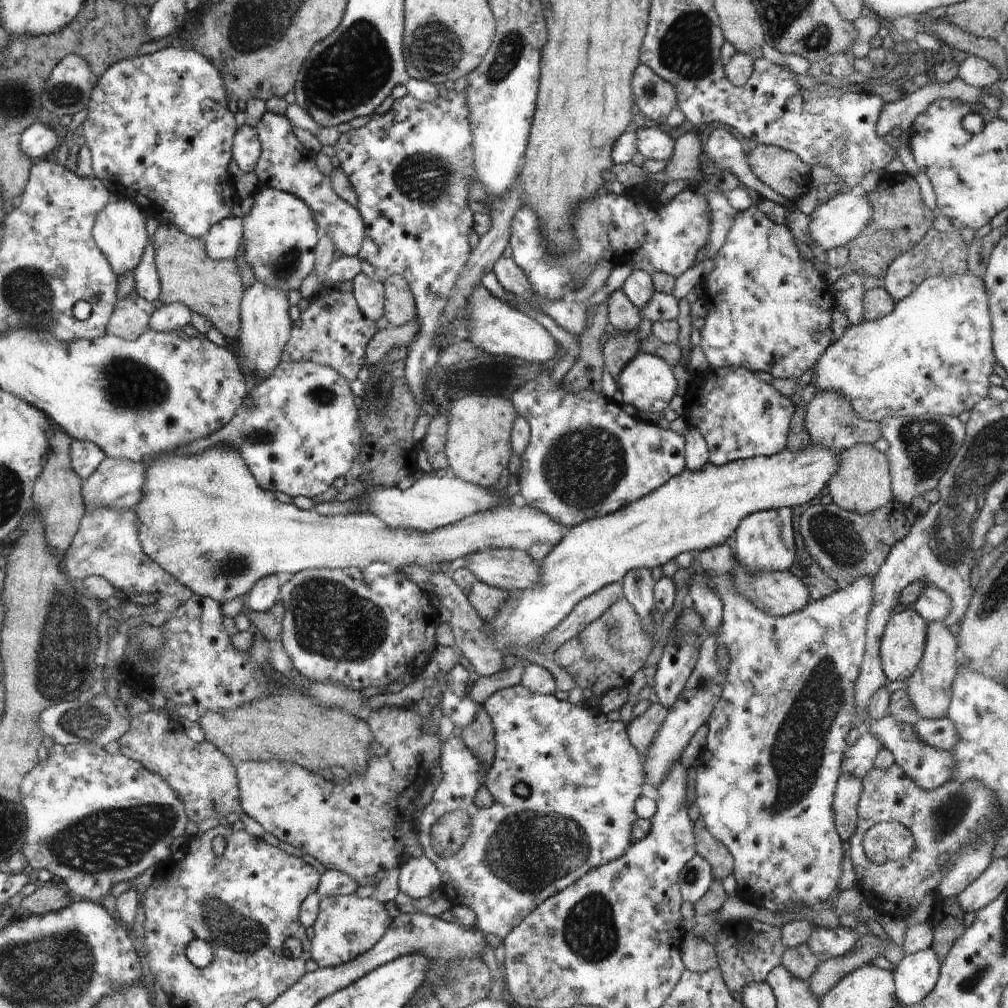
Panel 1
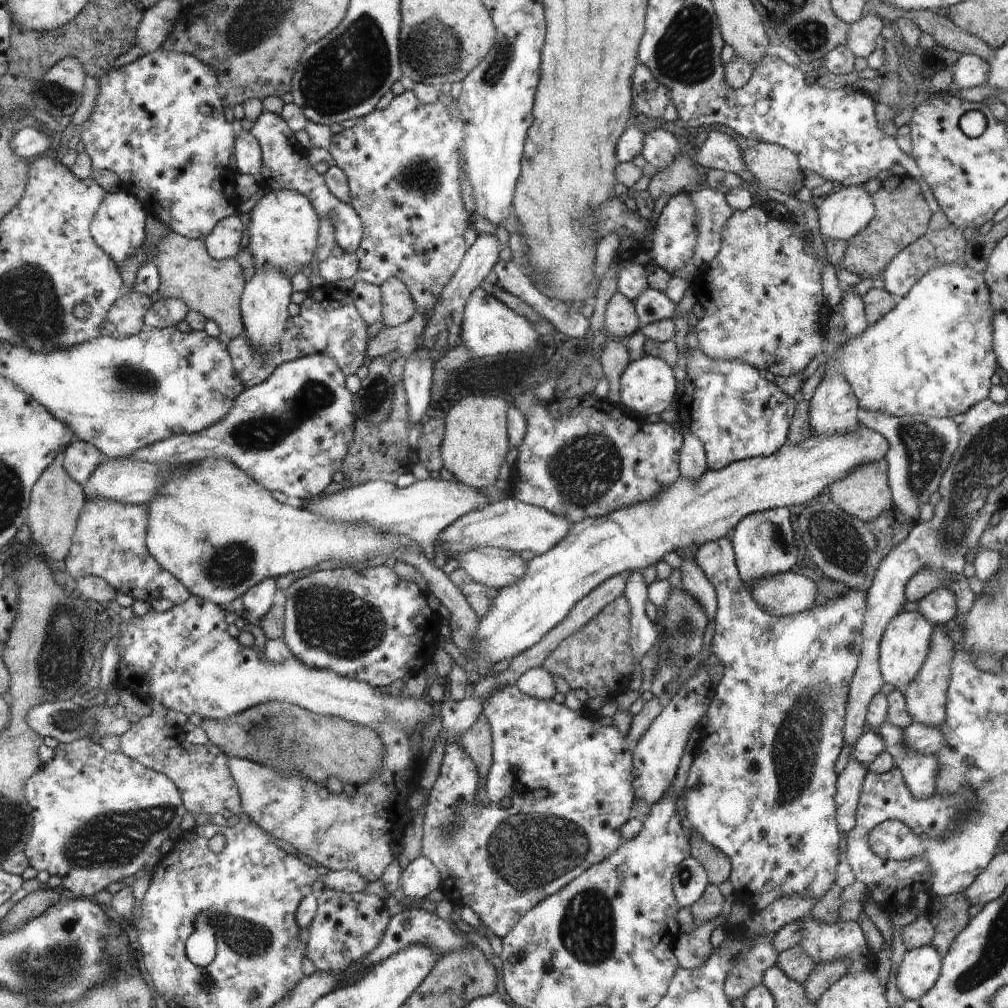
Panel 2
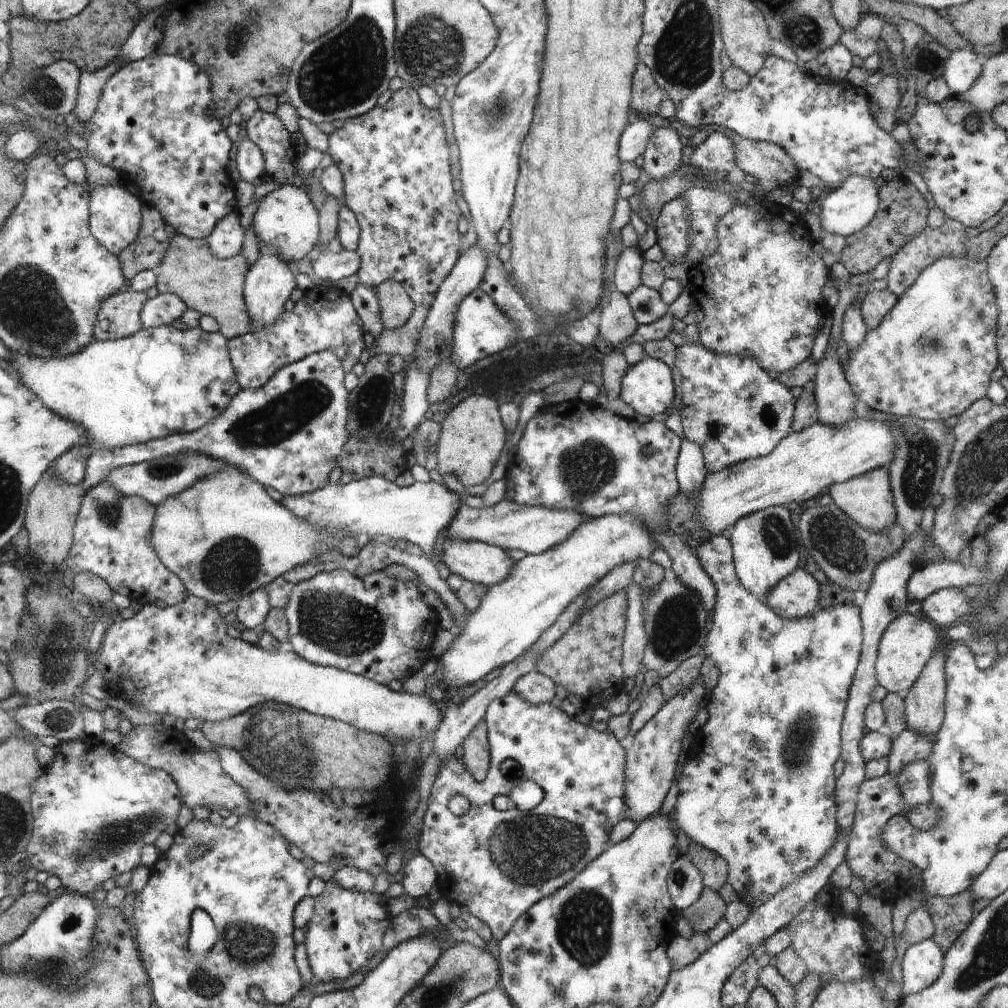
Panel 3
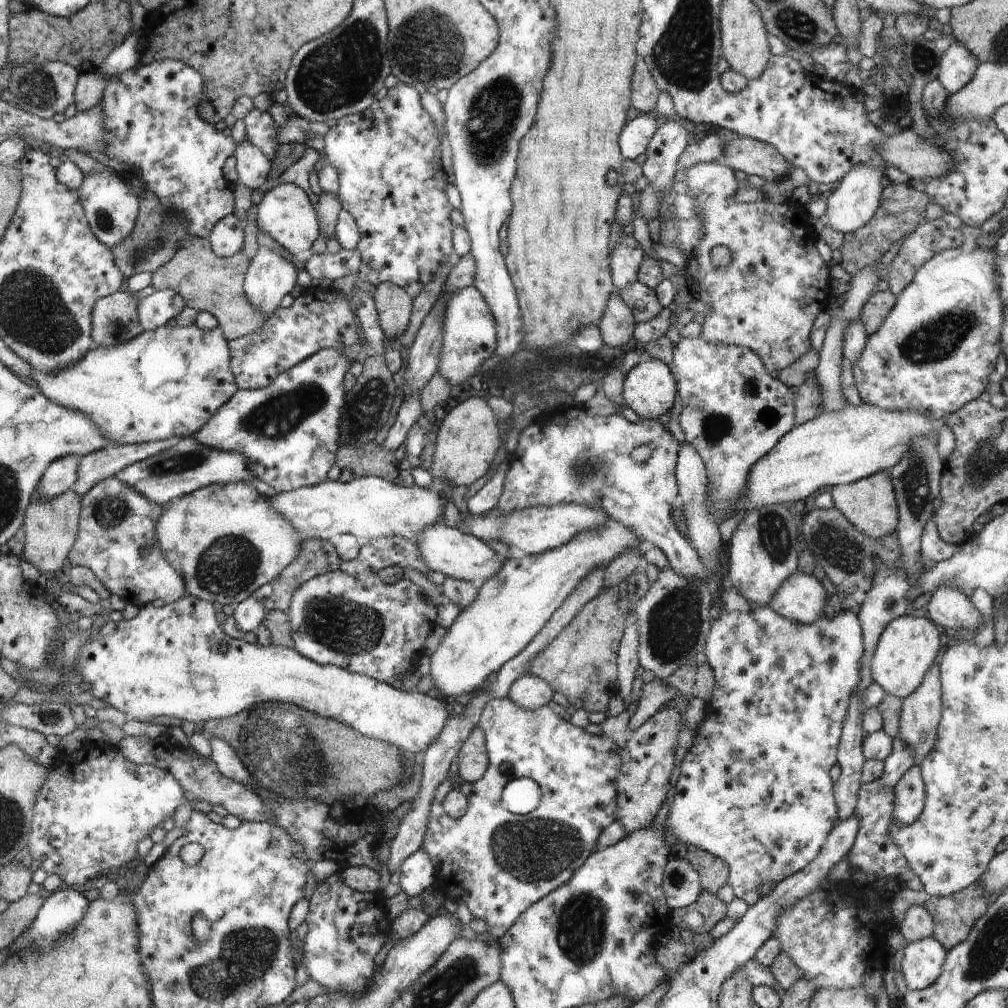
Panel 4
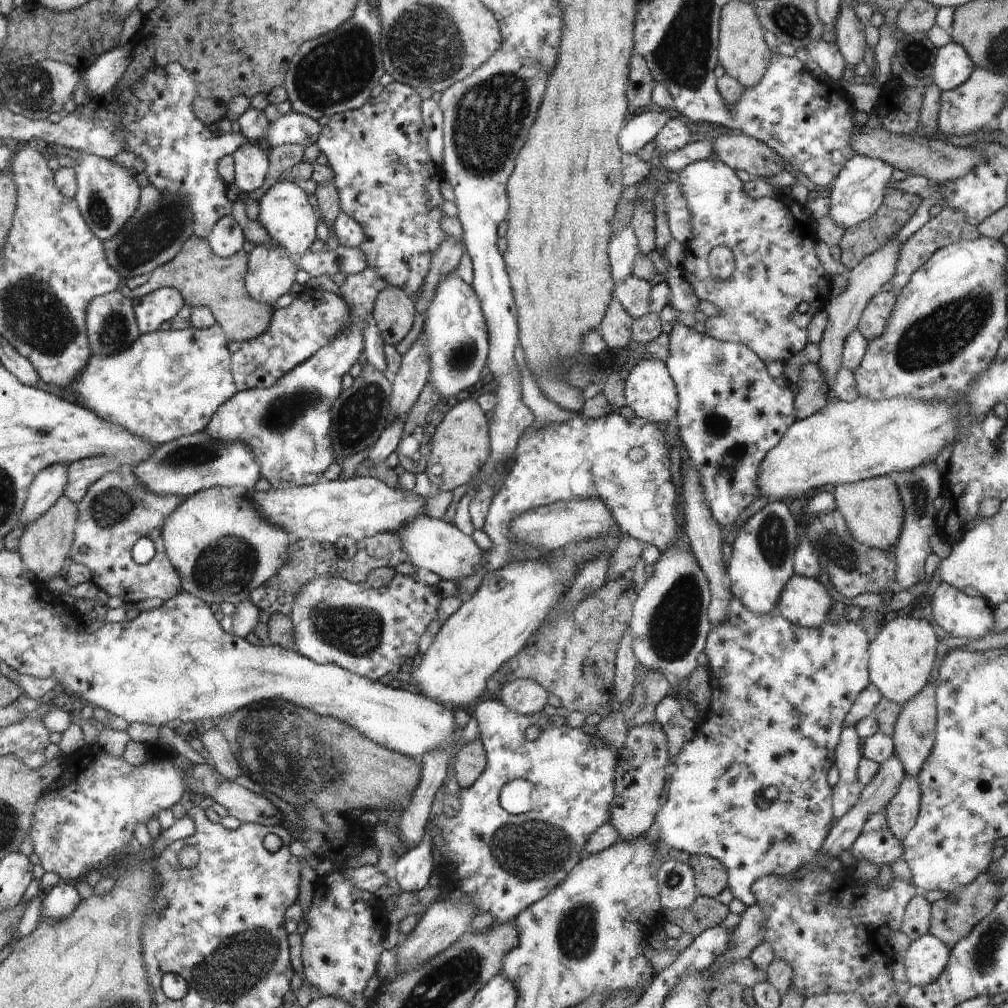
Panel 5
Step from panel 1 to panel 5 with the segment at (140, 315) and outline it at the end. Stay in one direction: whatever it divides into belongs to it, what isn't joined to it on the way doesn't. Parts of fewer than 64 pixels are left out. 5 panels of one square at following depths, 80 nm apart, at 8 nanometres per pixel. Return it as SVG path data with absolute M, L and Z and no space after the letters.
M127 291L98 295L92 299L87 308L87 339L90 341L91 354L94 357L112 355L127 350L139 339L138 318L135 316L134 301Z

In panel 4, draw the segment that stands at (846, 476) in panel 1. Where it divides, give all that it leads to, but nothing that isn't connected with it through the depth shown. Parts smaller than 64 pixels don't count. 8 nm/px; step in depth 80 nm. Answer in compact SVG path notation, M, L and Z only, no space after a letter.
M889 471L877 472L847 485L833 486L831 495L835 507L866 536L878 540L897 529L899 512Z

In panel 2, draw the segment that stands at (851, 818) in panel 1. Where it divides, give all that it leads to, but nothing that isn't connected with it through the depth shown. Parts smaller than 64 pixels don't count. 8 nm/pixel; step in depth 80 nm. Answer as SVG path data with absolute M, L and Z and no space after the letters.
M851 752L848 766L837 776L834 796L837 827L843 838L856 824L856 812L866 774L867 769L854 758Z

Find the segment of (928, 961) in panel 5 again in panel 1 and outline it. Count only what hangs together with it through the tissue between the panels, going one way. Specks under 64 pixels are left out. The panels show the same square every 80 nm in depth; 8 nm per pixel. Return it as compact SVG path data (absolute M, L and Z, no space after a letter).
M932 950L904 955L893 968L895 995L902 1005L922 1002L934 990L941 962Z

